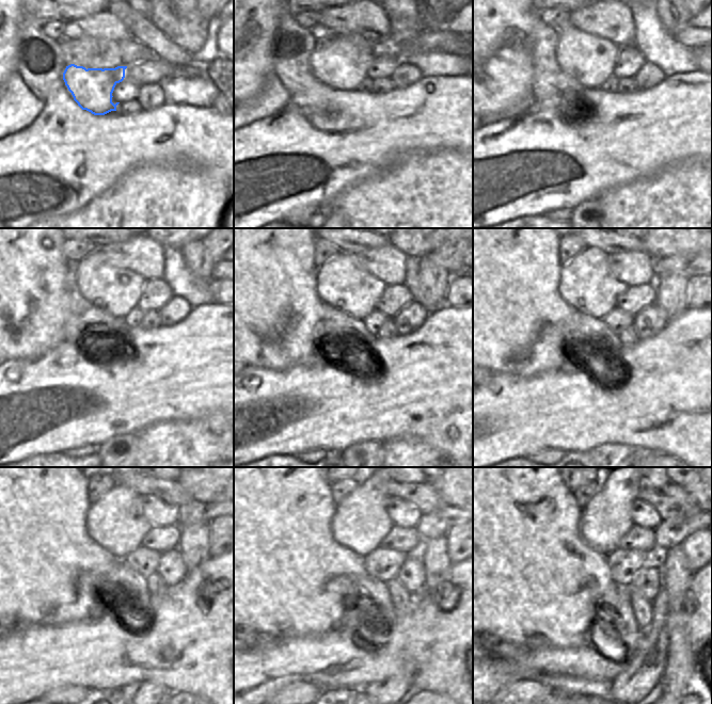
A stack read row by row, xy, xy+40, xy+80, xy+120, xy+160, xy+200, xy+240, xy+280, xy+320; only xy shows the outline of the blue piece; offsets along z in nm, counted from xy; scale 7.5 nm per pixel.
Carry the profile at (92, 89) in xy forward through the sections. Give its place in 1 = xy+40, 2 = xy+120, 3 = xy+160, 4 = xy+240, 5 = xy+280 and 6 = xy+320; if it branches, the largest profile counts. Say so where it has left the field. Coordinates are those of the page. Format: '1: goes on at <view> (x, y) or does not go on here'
1: goes on at xy+40 (341, 62)
2: goes on at xy+120 (115, 290)
3: goes on at xy+160 (343, 283)
4: goes on at xy+240 (116, 522)
5: goes on at xy+280 (361, 521)
6: goes on at xy+320 (605, 518)

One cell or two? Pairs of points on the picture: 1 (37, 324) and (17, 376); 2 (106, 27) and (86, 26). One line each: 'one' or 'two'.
1: two
2: one

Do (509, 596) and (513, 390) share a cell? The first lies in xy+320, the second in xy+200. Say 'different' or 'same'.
different

